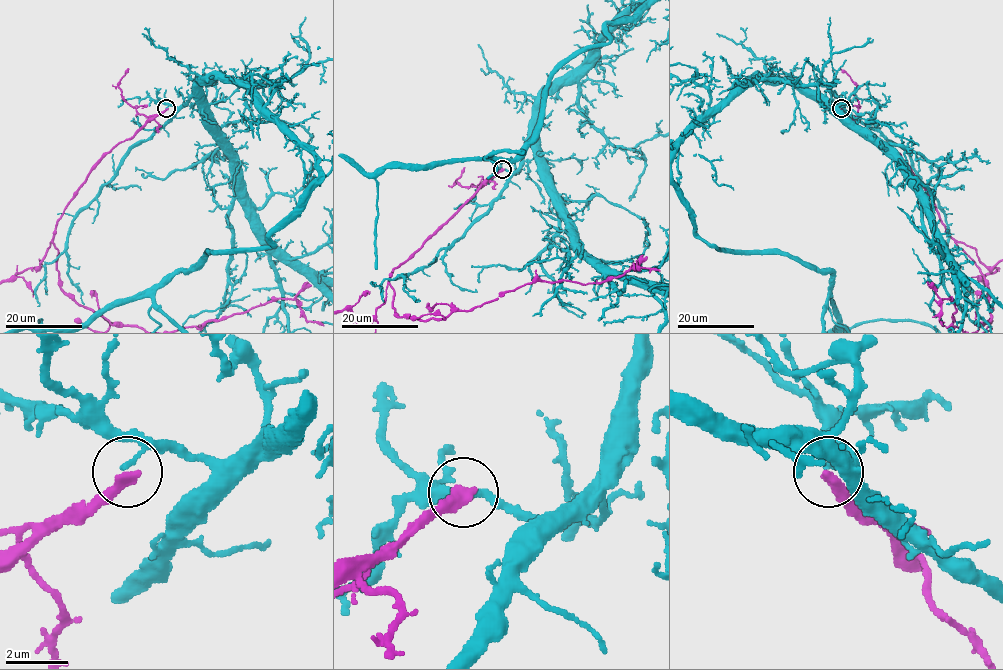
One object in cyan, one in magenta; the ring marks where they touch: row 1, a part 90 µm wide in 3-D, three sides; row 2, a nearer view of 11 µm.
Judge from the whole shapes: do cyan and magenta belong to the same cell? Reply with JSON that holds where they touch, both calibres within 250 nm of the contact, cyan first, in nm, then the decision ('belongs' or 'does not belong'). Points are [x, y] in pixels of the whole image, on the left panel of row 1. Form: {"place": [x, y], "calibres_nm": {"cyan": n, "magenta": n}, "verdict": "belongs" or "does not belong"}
{"place": [166, 108], "calibres_nm": {"cyan": 120, "magenta": 380}, "verdict": "does not belong"}

